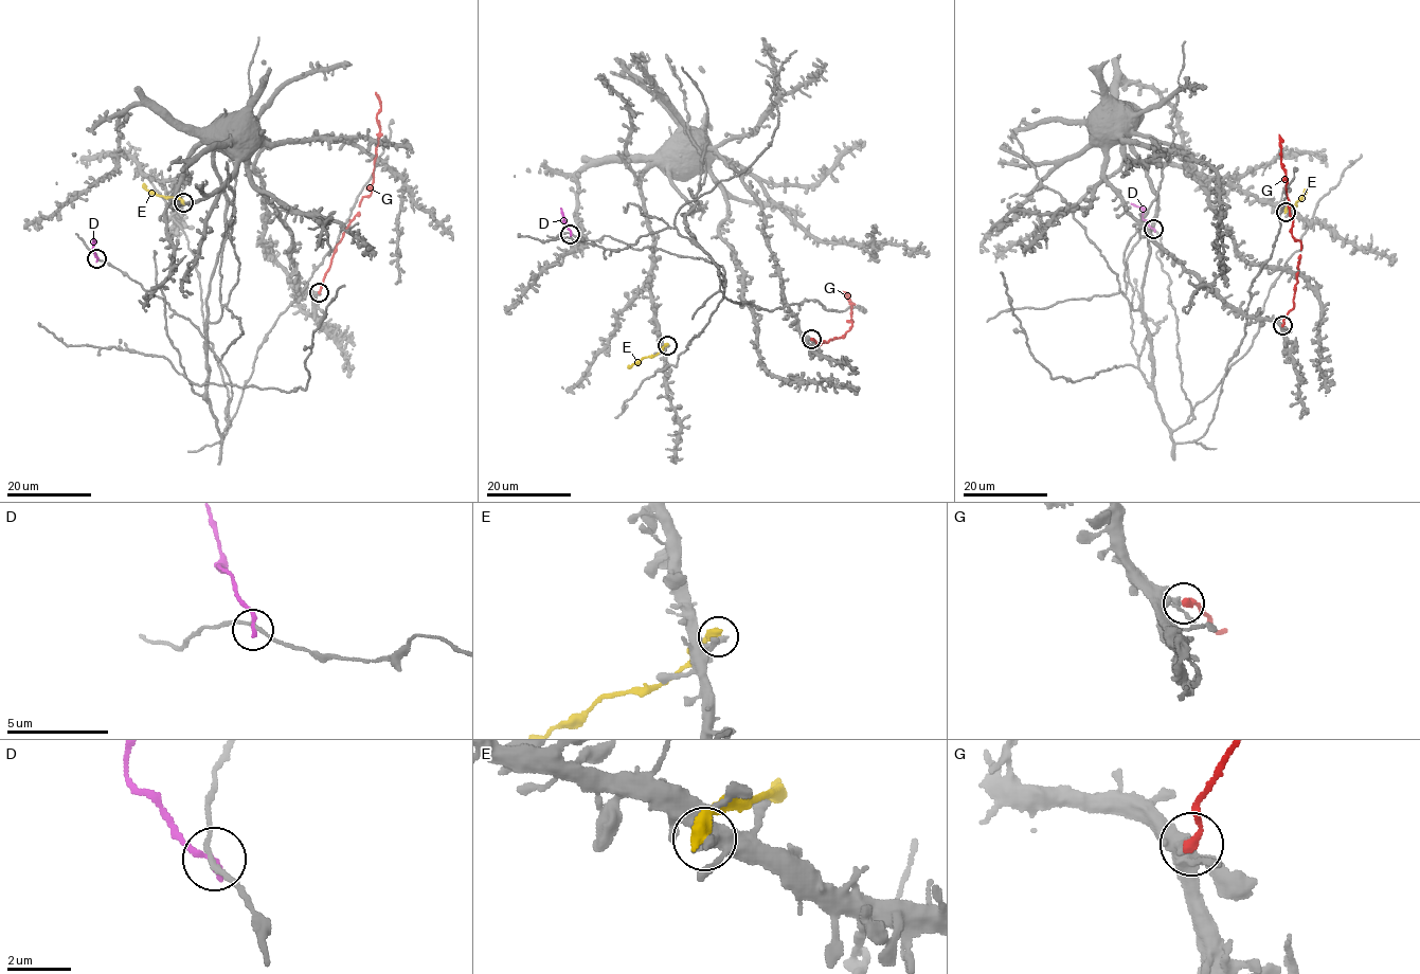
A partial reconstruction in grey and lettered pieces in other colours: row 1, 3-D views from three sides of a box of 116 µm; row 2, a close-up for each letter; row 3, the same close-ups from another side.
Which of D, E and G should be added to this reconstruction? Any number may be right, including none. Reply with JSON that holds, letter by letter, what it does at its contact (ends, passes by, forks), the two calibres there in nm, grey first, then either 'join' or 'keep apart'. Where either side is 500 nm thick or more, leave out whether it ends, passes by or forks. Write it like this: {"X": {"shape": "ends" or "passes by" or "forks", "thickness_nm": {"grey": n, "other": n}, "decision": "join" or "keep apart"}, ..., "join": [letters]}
{"D": {"shape": "ends", "thickness_nm": {"grey": 150, "other": 240}, "decision": "keep apart"}, "E": {"shape": "ends", "thickness_nm": {"grey": 240, "other": 480}, "decision": "keep apart"}, "G": {"shape": "ends", "thickness_nm": {"grey": 240, "other": 280}, "decision": "keep apart"}, "join": []}

